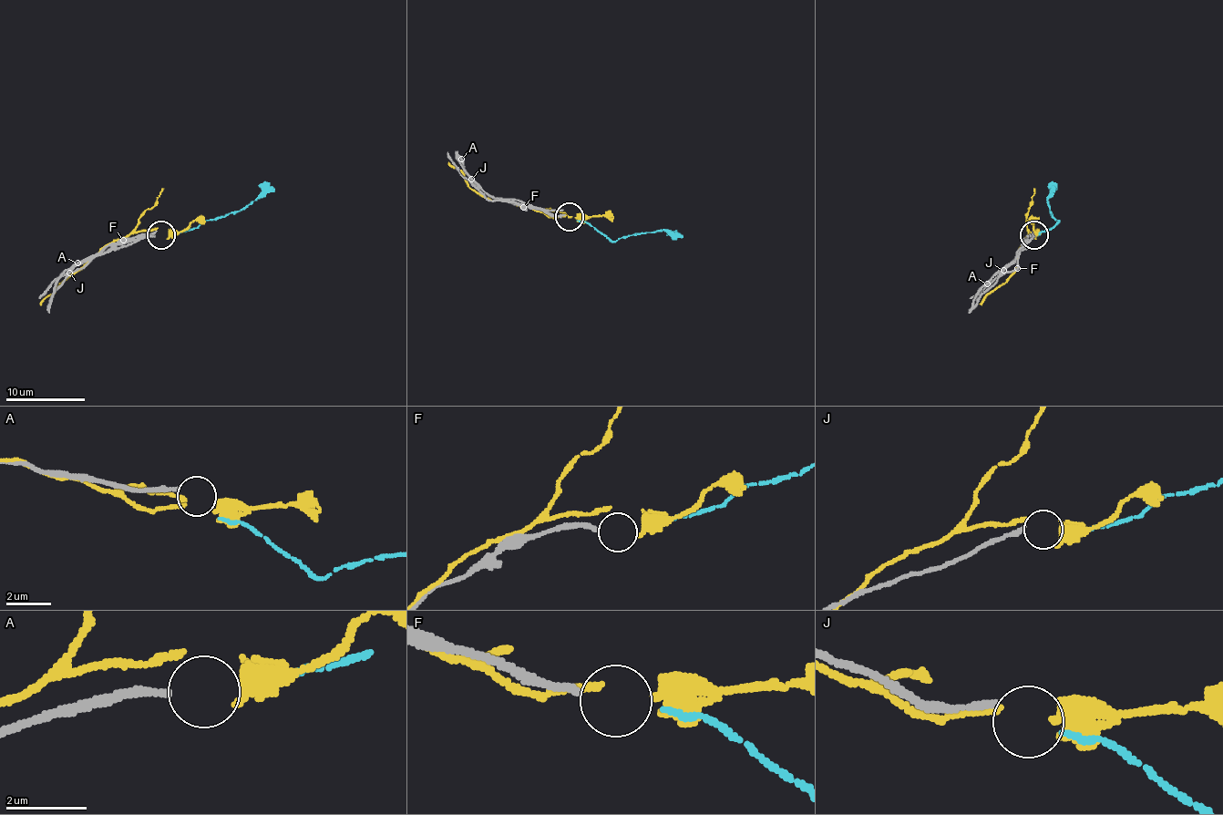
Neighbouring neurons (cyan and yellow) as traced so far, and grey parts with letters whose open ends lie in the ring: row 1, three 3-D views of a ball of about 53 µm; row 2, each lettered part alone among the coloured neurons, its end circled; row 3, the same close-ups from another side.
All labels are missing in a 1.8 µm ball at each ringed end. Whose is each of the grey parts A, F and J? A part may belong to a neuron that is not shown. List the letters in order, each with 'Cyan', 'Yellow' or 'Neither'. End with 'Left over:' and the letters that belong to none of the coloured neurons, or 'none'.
A: Neither
F: Neither
J: Cyan
Left over: A, F

